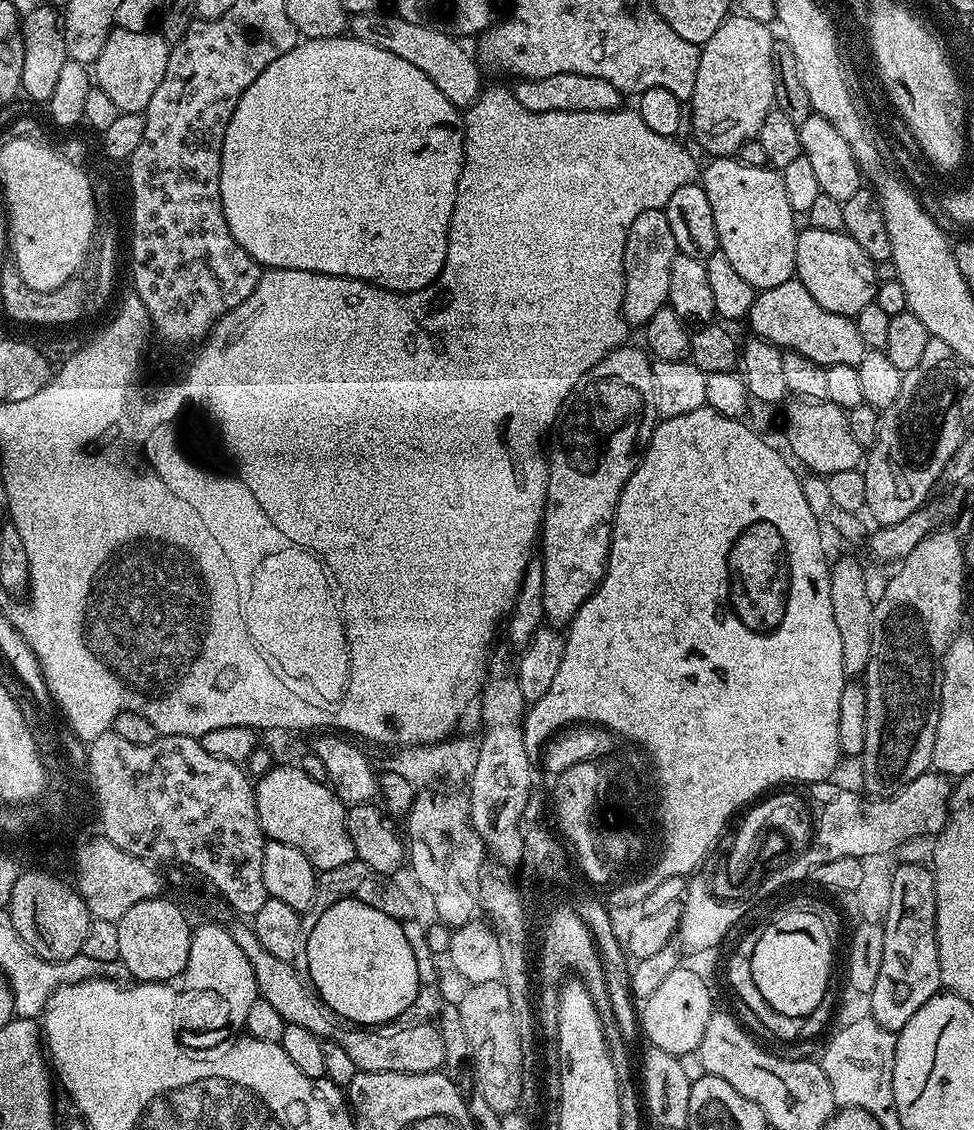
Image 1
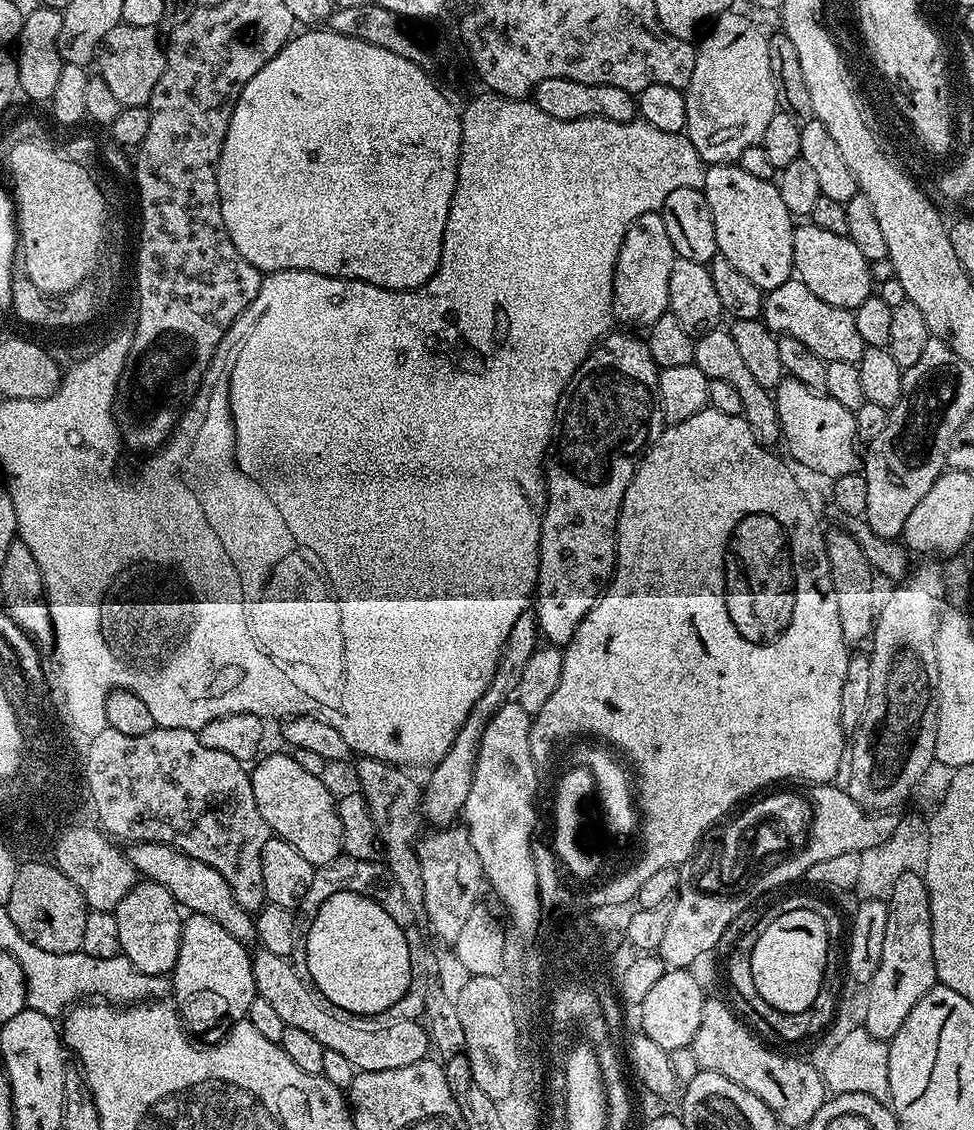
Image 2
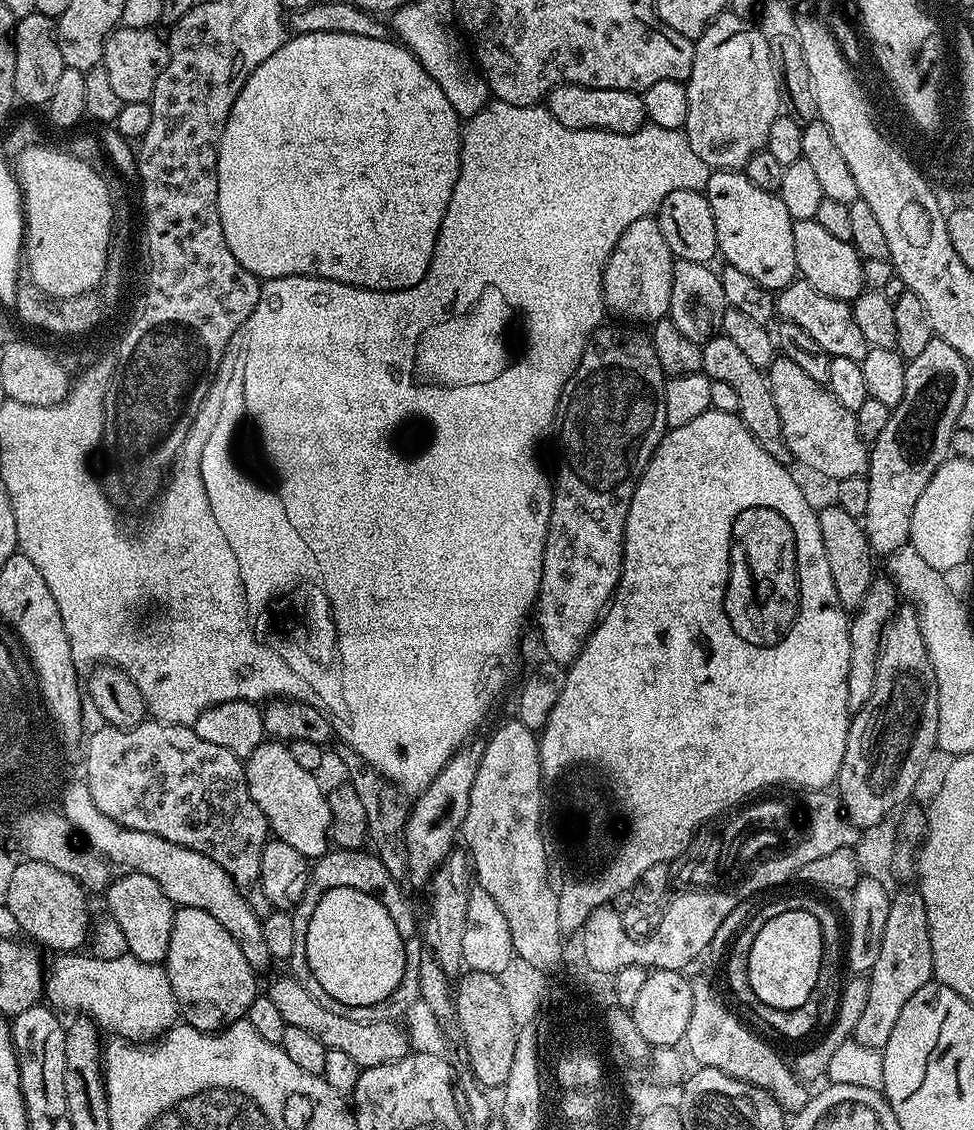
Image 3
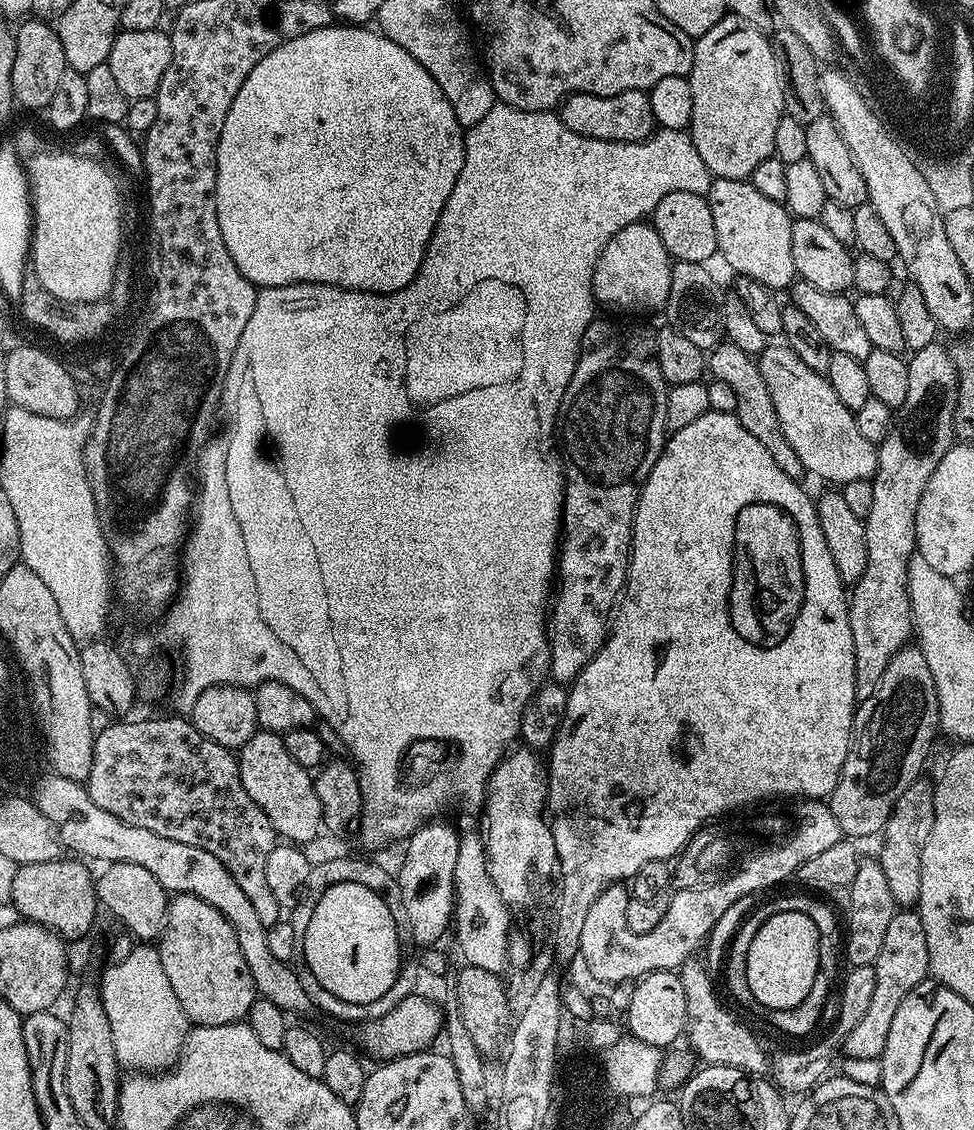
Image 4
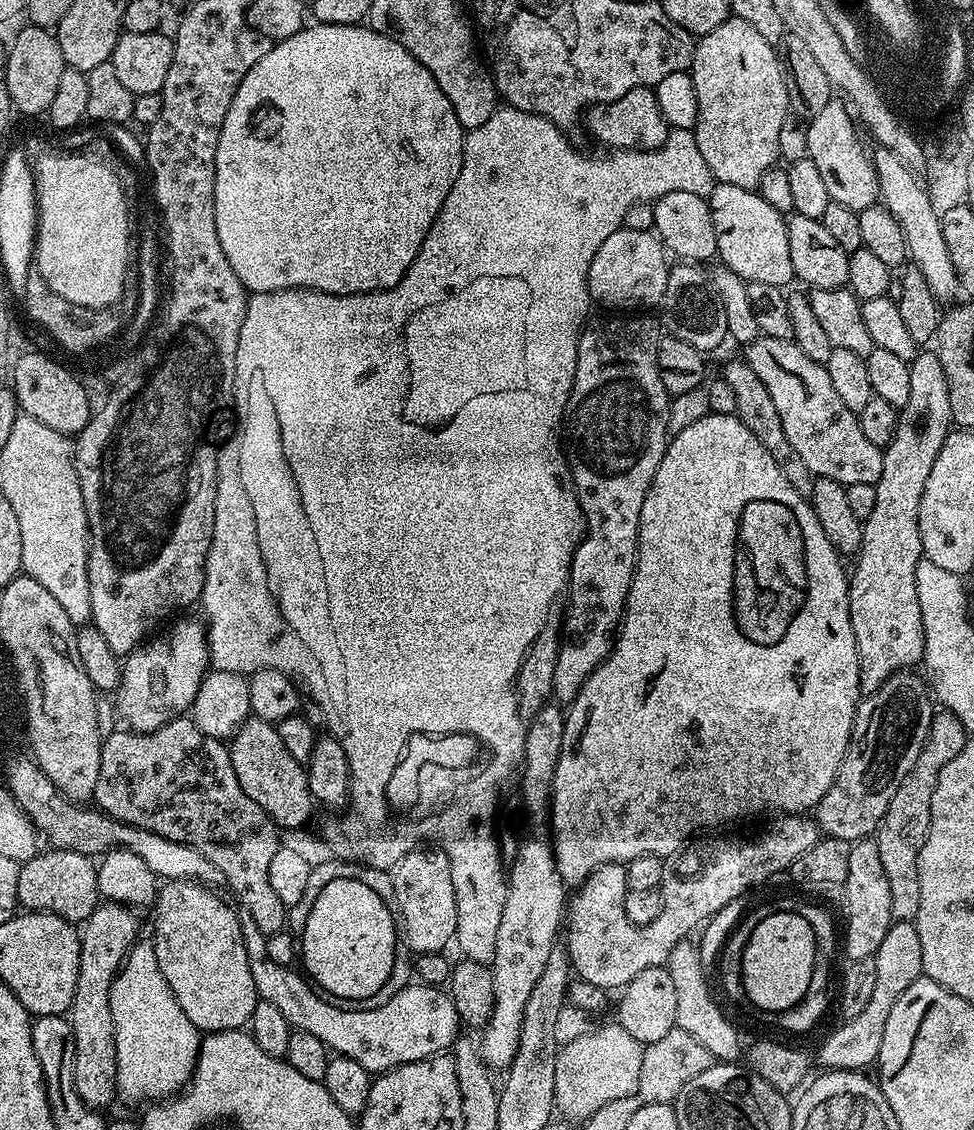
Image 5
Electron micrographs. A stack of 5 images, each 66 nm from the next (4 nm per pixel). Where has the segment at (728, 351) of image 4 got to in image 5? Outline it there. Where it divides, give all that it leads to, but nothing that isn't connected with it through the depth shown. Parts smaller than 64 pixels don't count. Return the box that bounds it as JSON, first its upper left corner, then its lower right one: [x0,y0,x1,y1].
[722,358,814,497]

